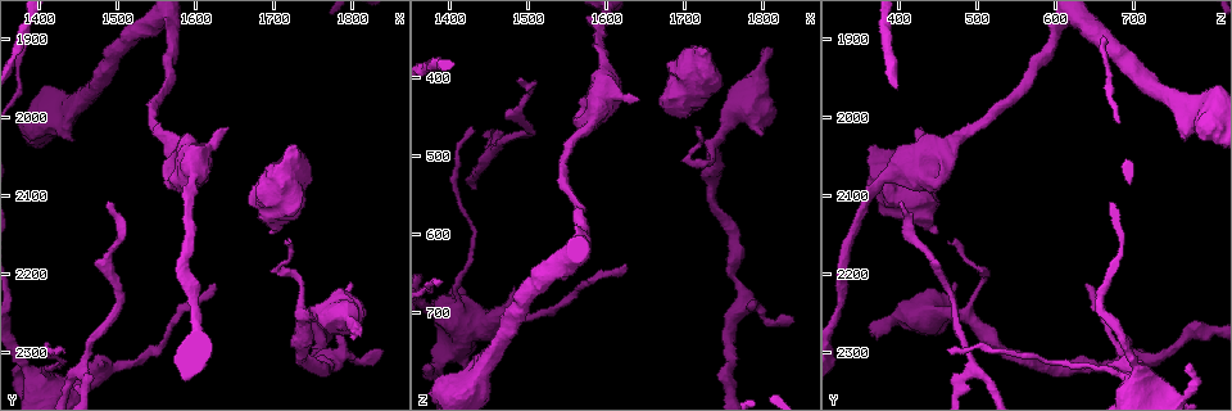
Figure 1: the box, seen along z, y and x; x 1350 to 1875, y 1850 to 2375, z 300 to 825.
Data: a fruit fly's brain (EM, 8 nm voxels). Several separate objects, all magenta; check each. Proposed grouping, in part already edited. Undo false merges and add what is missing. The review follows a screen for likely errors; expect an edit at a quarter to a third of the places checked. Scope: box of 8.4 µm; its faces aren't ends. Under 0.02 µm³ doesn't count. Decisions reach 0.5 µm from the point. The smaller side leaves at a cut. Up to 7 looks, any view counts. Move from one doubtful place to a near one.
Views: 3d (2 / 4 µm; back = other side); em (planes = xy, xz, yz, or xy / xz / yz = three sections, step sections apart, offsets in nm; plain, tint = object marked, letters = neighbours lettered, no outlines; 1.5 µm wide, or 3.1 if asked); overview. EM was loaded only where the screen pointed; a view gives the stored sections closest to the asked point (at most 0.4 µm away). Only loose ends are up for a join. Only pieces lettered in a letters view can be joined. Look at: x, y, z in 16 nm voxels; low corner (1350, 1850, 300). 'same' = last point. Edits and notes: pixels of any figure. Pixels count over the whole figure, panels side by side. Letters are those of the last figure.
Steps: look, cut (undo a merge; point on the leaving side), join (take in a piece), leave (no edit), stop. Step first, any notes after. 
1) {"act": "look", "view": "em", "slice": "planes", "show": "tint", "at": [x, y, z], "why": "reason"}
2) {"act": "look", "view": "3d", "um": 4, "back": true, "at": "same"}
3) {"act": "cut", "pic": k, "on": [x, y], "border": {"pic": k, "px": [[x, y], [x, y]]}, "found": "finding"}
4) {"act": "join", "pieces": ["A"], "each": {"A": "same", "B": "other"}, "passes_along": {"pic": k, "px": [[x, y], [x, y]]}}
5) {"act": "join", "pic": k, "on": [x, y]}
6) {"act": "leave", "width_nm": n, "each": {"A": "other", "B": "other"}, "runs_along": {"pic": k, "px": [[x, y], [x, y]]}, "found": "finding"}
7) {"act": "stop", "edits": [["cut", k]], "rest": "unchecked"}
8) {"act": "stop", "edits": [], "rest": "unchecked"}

{"act": "look", "view": "3d", "um": 2, "at": [1805, 2280, 360], "why": "free end"}

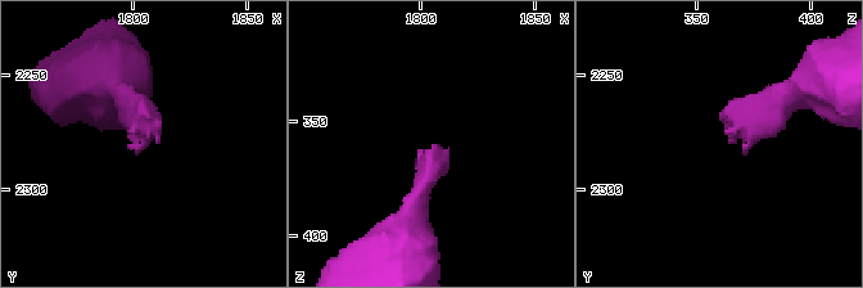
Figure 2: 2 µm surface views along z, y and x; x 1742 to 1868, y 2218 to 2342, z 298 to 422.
{"act": "look", "view": "em", "slice": "yz", "step": 4, "show": "letters", "at": [1810, 2280, 365], "why": "shape alone is not enough"}

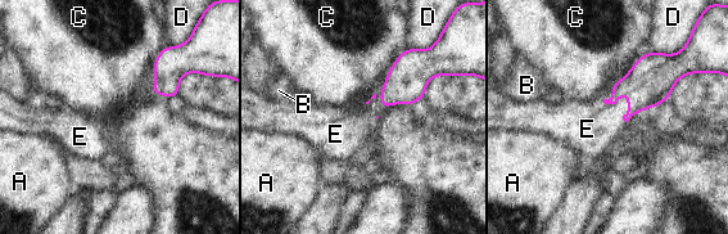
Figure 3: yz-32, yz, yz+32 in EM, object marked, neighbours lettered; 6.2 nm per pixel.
{"act": "join", "pieces": ["E"], "each": {"A": "other", "B": "other", "C": "other", "D": "other", "E": "same"}, "passes_along": {"pic": 3, "px": [[650, 81], [622, 93], [598, 125]]}, "found": "it goes on there"}

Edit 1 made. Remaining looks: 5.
{"act": "look", "view": "em", "slice": "planes", "show": "letters", "at": [1725, 2035, 370], "why": "free end"}

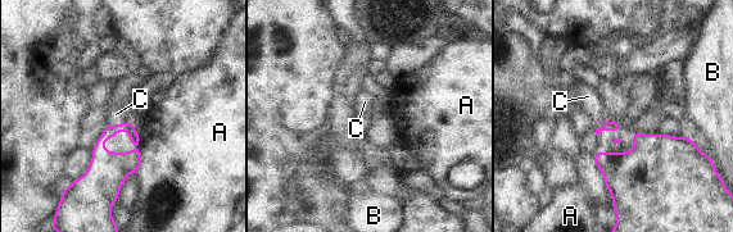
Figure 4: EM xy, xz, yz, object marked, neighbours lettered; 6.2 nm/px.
{"act": "join", "pieces": ["C"], "each": {"A": "other", "B": "other", "C": "same"}, "found": "it goes on there"}

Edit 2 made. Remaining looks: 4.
{"act": "look", "view": "em", "slice": "planes", "show": "letters", "at": [1560, 2080, 450], "why": "thick end"}

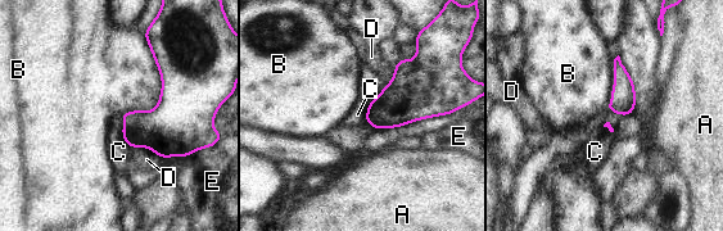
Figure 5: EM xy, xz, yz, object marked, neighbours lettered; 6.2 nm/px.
{"act": "leave", "each": {"A": "other", "B": "other", "C": "other", "D": "other", "E": "other"}, "border": {"pic": 5, "px": [[370, 103], [364, 121]]}, "found": "none of them fits"}

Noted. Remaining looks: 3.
{"act": "stop", "edits": [["join", 3], ["join", 4]], "rest": "unchecked"}

